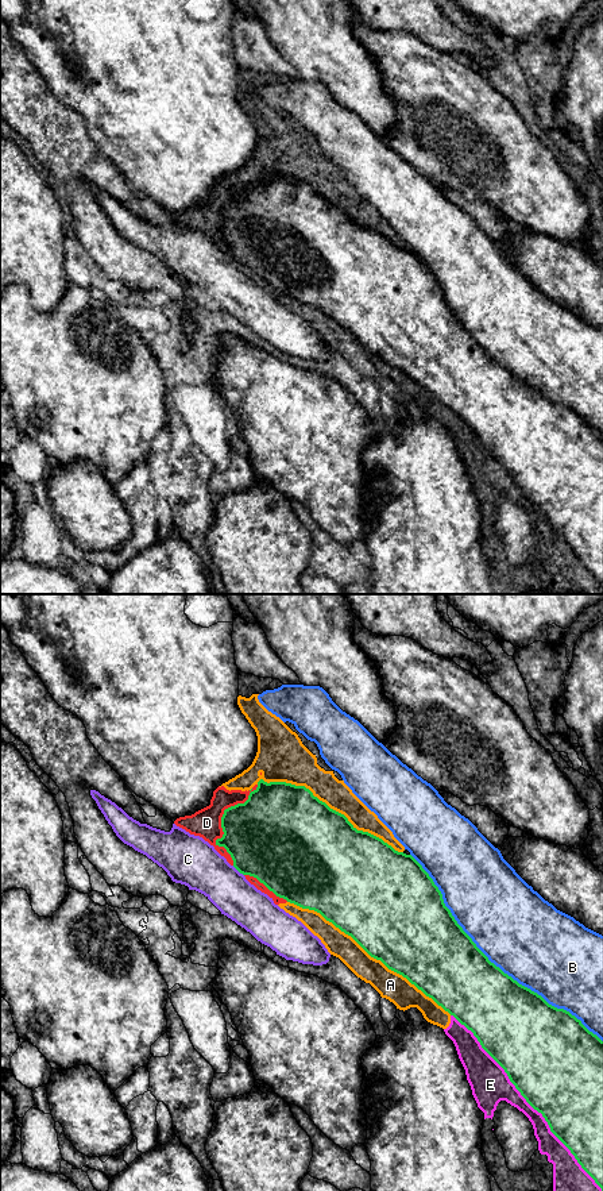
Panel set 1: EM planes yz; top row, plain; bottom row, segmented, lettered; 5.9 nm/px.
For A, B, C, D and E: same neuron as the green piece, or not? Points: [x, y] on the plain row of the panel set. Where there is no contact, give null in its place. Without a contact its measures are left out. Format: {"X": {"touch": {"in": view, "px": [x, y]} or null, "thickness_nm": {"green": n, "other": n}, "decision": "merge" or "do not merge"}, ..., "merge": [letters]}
{"A": {"touch": {"in": "yz", "px": [370, 350]}, "thickness_nm": {"green": 500, "other": 160}, "decision": "do not merge"}, "B": {"touch": {"in": "yz", "px": [493, 358]}, "thickness_nm": {"green": 400, "other": 480}, "decision": "do not merge"}, "C": {"touch": {"in": "yz", "px": [238, 265]}, "thickness_nm": {"green": 480, "other": 280}, "decision": "do not merge"}, "D": {"touch": {"in": "yz", "px": [221, 216]}, "thickness_nm": {"green": 440, "other": 180}, "decision": "do not merge"}, "E": {"touch": {"in": "yz", "px": [528, 497]}, "thickness_nm": {"green": 500, "other": 240}, "decision": "do not merge"}, "merge": []}

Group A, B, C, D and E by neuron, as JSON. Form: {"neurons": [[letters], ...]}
{"neurons": [["A", "D", "E"], ["B"], ["C"]]}

